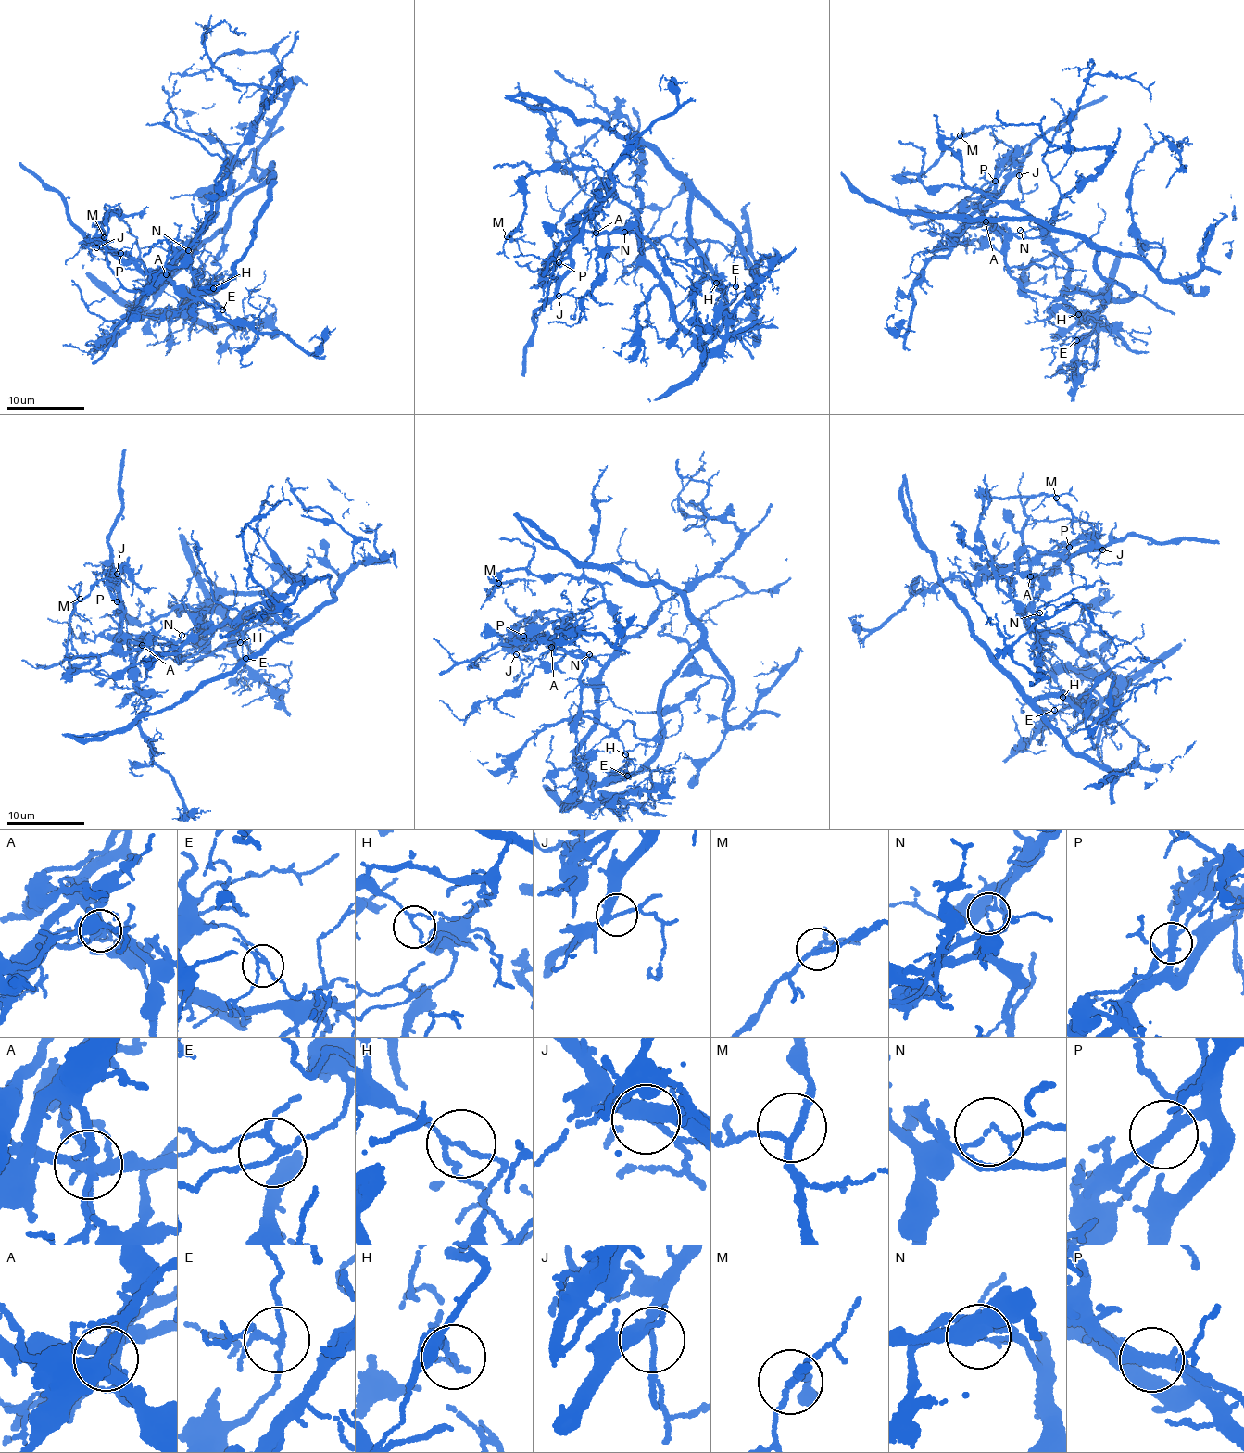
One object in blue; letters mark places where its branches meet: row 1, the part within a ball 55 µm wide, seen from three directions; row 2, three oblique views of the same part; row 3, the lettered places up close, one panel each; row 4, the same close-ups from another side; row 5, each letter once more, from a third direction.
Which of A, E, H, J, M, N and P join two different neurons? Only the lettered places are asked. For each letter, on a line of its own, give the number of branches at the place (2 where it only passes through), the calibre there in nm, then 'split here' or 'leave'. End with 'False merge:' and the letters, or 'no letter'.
A: 7 | 280 nm | split here
E: 4 | 140 nm | leave
H: 3 | 120 nm | split here
J: 3 | 240 nm | leave
M: 3 | 150 nm | leave
N: 3 | 80 nm | split here
P: 3 | 280 nm | split here
False merge: A, H, N, P

